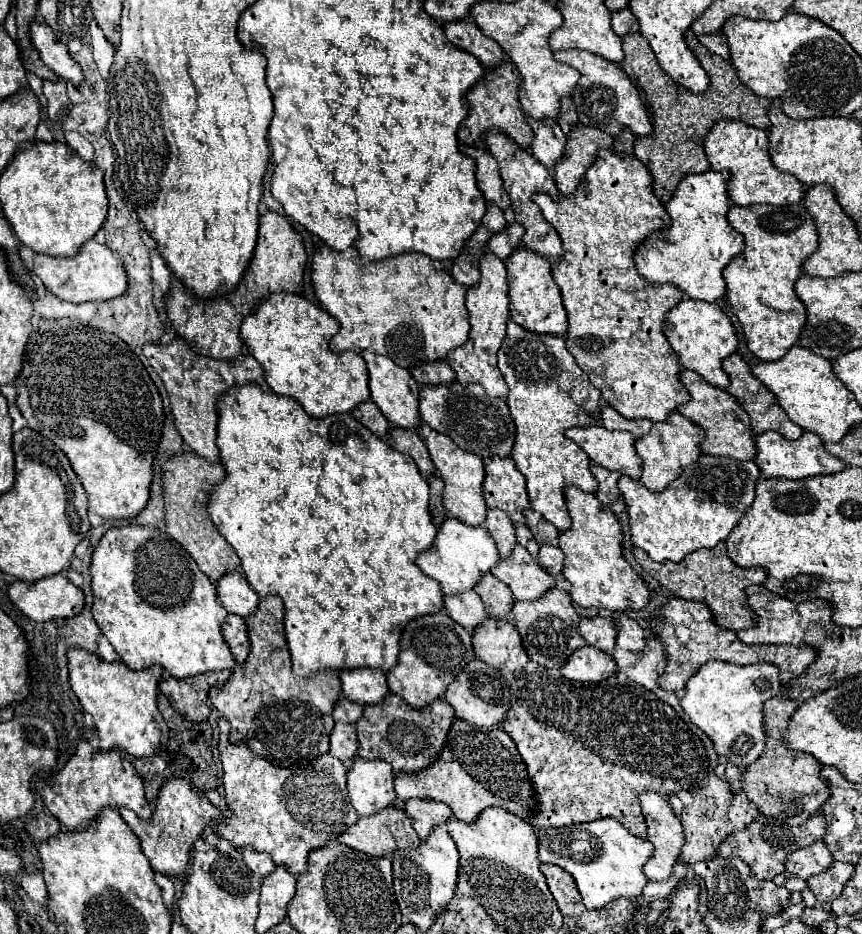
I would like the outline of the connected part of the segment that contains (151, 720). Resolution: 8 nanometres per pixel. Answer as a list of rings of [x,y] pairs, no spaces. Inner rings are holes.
[[[70,648],[66,656],[70,686],[78,696],[84,712],[92,714],[94,718],[100,748],[122,748],[136,758],[154,756],[162,746],[162,736],[166,734],[164,728],[168,728],[156,706],[158,680],[164,672],[162,666],[150,666],[148,670],[136,672],[122,662],[106,662],[82,648]]]

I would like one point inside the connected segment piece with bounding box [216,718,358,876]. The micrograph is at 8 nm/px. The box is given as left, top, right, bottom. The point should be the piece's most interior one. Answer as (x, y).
(286, 812)

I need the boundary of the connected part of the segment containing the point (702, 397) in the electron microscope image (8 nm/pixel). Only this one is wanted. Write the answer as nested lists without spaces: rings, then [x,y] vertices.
[[[682,370],[680,382],[686,386],[690,400],[678,406],[678,412],[704,430],[704,442],[700,442],[700,452],[710,454],[710,456],[730,456],[738,460],[754,460],[756,448],[754,448],[754,434],[750,430],[750,418],[742,410],[742,406],[738,406],[734,396],[730,396],[726,390],[710,386],[692,370]]]

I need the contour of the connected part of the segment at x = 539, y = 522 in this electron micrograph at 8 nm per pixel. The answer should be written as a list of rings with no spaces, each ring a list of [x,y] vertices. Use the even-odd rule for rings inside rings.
[[[526,508],[524,518],[526,518],[526,526],[530,528],[530,532],[532,532],[534,538],[538,540],[538,544],[558,546],[558,530],[556,530],[546,518],[542,518],[542,516],[540,516],[538,512],[534,512],[532,508]]]

